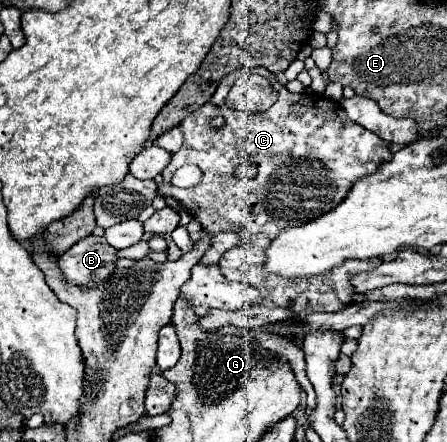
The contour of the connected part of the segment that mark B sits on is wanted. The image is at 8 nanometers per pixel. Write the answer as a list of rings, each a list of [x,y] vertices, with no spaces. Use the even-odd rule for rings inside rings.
[[[88,235],[60,255],[60,269],[70,283],[92,287],[112,275],[116,259],[116,249],[104,237]]]

